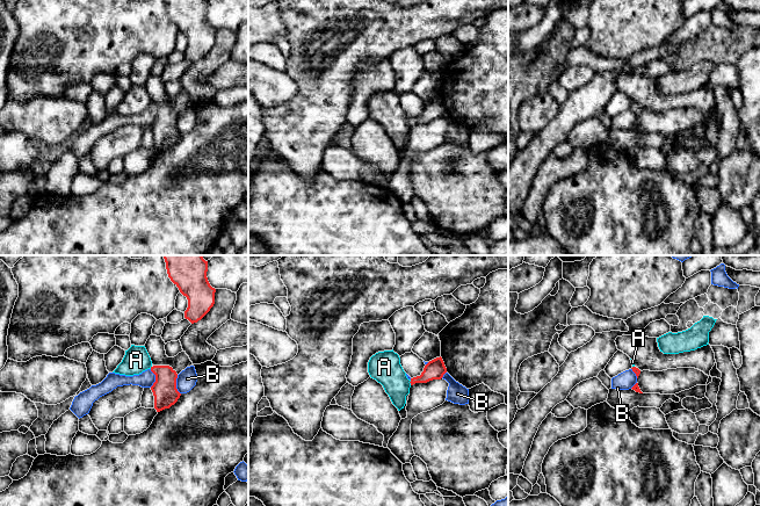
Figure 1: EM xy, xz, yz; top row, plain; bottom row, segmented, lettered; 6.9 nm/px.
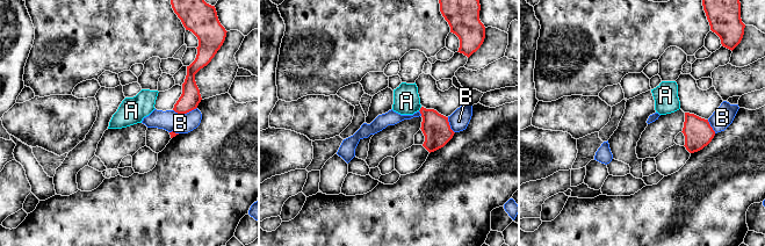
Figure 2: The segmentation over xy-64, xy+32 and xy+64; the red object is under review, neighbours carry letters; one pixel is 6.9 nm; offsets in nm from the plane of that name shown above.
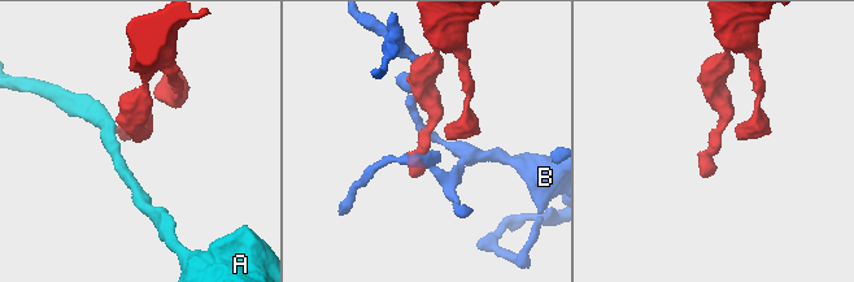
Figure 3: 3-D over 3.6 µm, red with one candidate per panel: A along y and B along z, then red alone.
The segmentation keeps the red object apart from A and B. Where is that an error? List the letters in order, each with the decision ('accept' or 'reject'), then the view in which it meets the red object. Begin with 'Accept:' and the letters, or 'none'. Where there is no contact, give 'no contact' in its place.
Accept: none
A: reject | xz
B: reject | xy

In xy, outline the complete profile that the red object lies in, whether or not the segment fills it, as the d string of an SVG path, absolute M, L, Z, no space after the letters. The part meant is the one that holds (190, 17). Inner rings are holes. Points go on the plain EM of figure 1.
M165 0L171 21L187 37L184 58L191 64L201 60L215 44L216 29L208 21L205 0Z

